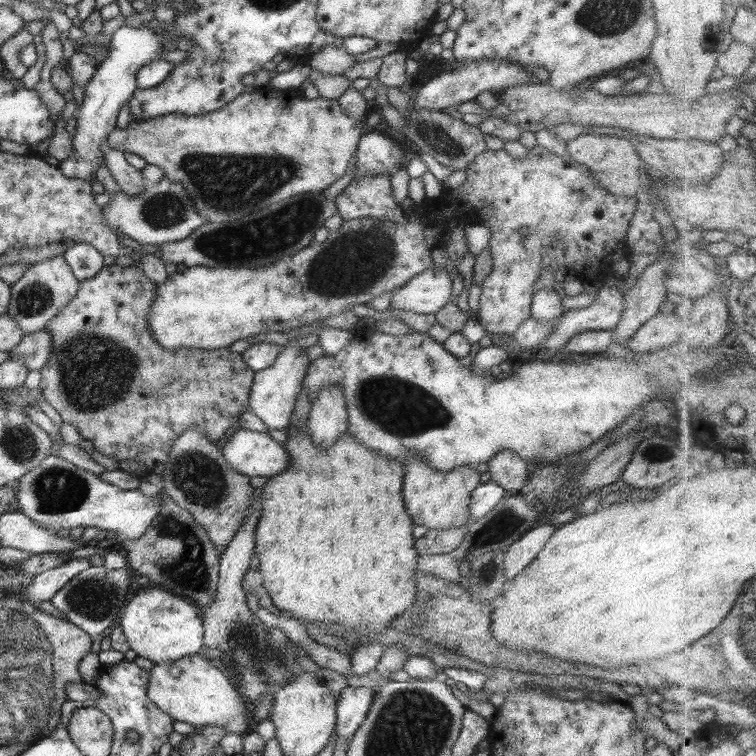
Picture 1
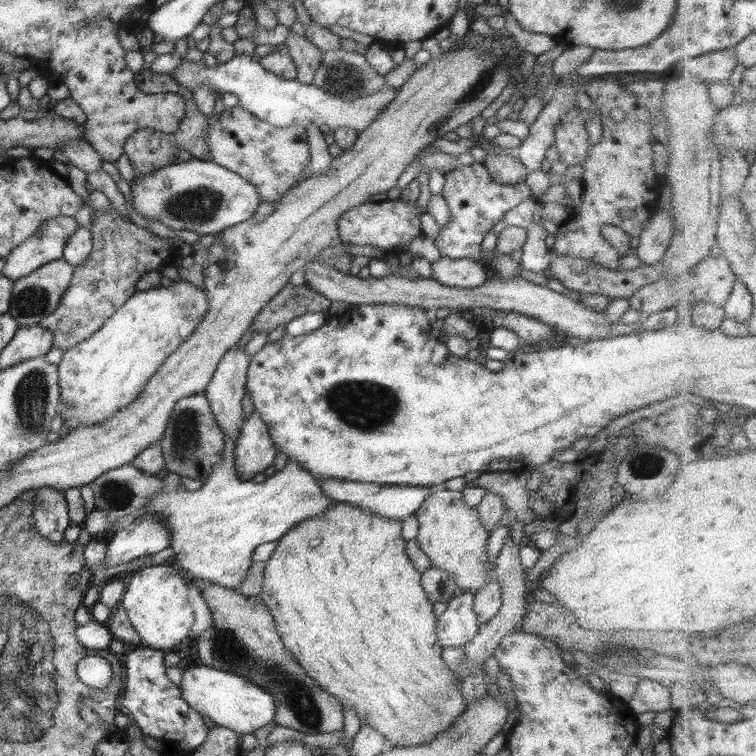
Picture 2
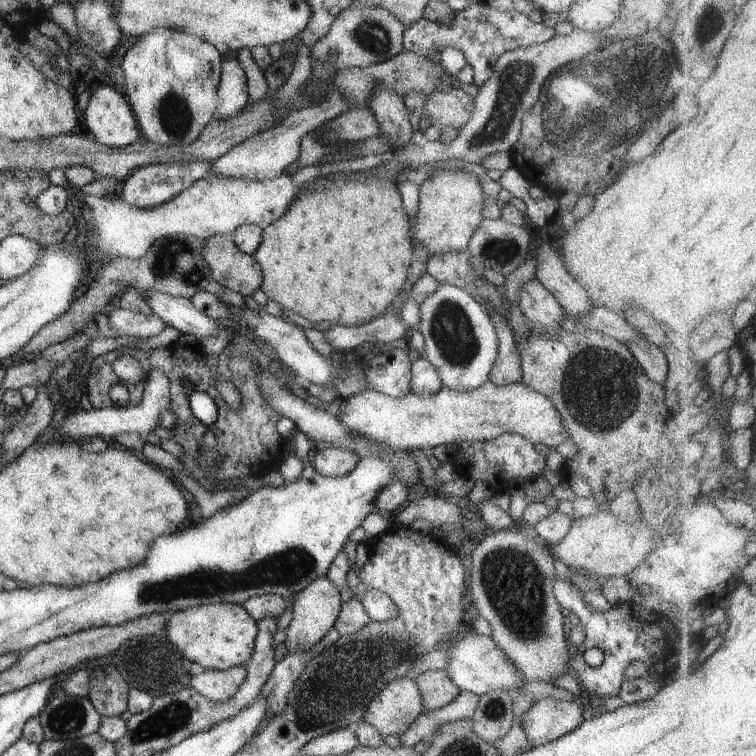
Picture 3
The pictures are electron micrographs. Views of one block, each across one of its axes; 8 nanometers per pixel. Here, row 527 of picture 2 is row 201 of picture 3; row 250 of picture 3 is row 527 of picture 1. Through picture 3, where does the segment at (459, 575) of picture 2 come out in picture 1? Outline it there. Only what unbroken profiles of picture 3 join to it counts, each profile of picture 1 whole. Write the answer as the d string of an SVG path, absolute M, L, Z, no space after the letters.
M407 455L403 466L403 502L405 502L405 511L412 518L415 525L423 525L428 530L447 530L450 528L463 527L470 523L468 504L471 491L479 484L479 473L473 466L458 466L450 471L441 472L431 468L421 457Z

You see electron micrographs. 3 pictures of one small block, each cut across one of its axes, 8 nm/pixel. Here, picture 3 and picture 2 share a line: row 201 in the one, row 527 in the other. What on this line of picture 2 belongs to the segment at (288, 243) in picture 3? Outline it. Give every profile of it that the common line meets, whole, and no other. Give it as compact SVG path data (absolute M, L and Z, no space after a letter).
M335 504L328 510L301 520L291 530L287 530L276 542L276 547L266 560L259 599L269 610L275 623L275 631L279 633L281 643L293 654L295 662L303 668L303 672L315 682L323 692L333 696L336 704L352 711L360 724L366 724L376 731L387 743L388 747L420 746L436 738L437 733L447 731L454 721L466 710L468 703L464 700L453 671L441 659L441 646L436 642L436 616L433 615L432 604L425 596L420 585L420 572L411 564L405 552L406 540L401 538L399 519L387 522L385 518L349 504Z

